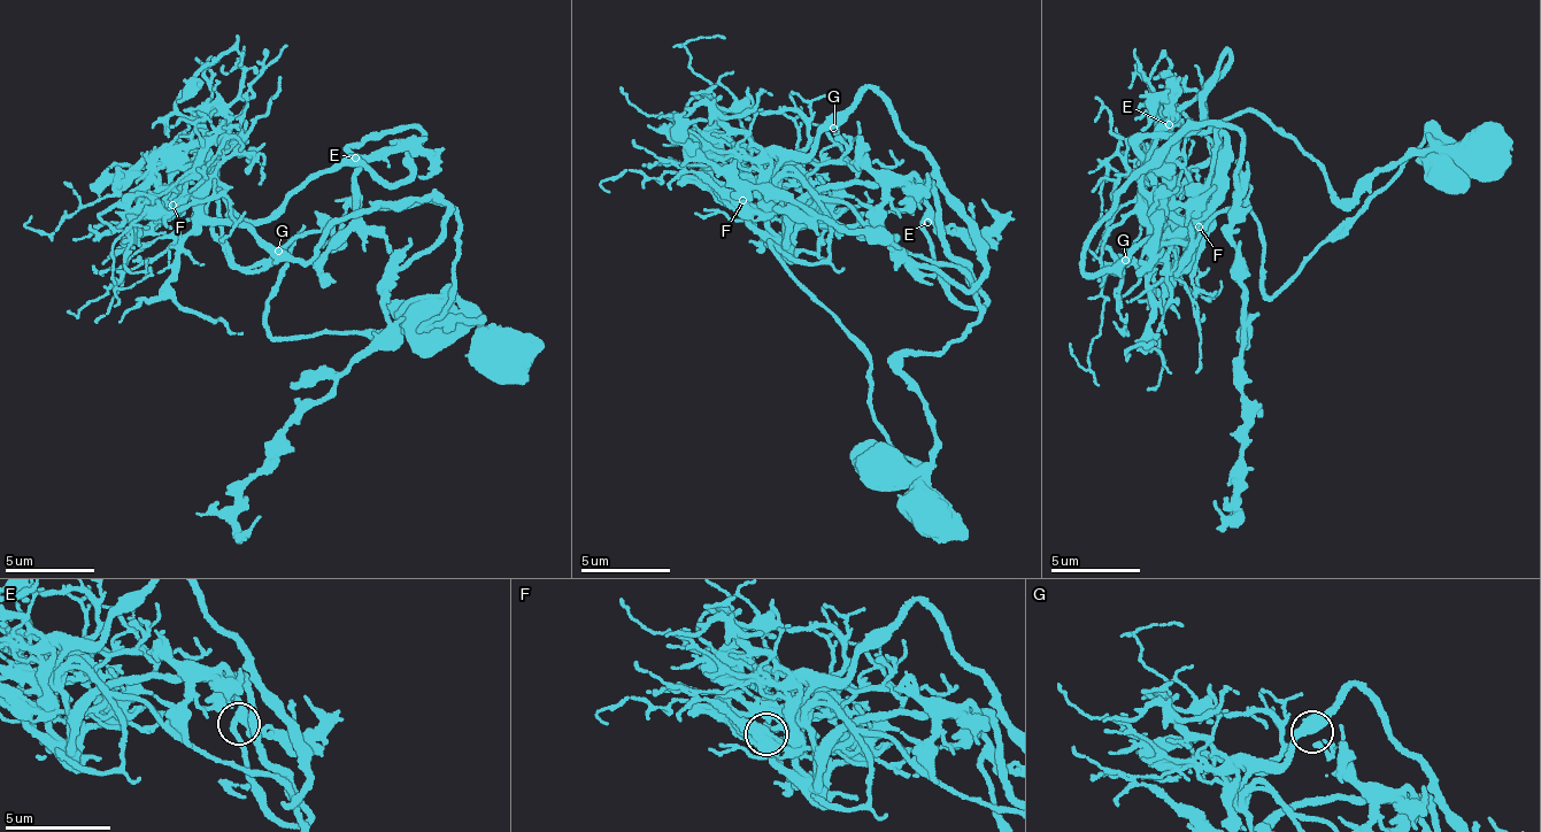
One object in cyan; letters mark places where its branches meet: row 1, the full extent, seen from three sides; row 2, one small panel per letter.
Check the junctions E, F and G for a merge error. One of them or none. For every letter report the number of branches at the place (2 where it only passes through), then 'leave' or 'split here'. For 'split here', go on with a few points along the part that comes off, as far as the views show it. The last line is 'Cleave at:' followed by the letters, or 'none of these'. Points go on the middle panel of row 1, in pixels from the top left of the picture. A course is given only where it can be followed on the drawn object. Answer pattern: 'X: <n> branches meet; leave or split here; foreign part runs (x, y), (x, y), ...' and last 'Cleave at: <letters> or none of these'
E: 4 branches meet; leave
F: 3 branches meet; split here; foreign part runs (741, 201), (786, 238), (792, 170), (823, 212), (826, 256), (780, 266), (934, 470)
G: 2 branches meet; leave
Cleave at: F

